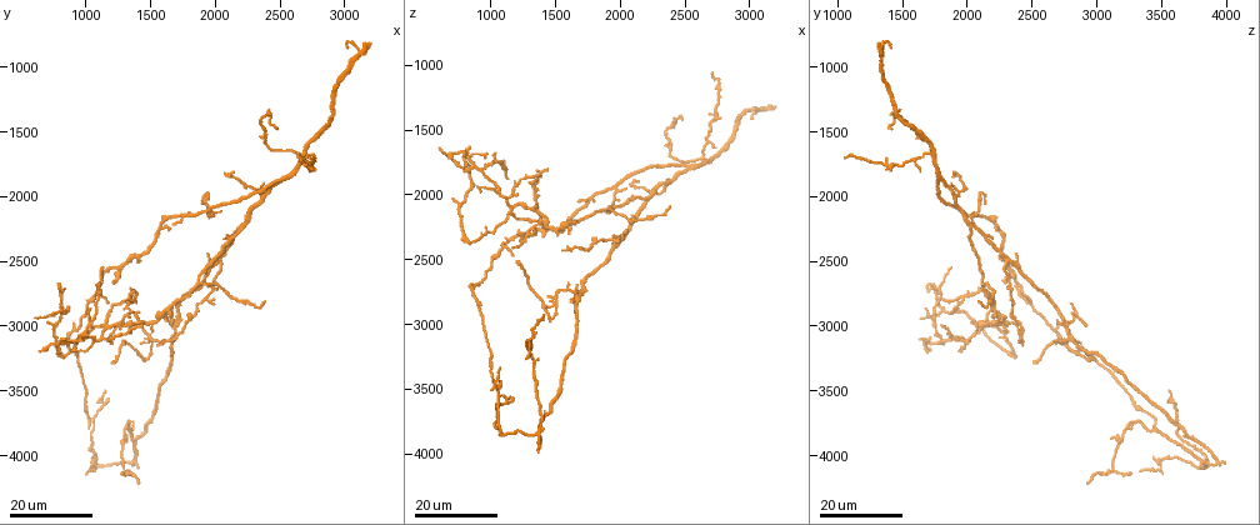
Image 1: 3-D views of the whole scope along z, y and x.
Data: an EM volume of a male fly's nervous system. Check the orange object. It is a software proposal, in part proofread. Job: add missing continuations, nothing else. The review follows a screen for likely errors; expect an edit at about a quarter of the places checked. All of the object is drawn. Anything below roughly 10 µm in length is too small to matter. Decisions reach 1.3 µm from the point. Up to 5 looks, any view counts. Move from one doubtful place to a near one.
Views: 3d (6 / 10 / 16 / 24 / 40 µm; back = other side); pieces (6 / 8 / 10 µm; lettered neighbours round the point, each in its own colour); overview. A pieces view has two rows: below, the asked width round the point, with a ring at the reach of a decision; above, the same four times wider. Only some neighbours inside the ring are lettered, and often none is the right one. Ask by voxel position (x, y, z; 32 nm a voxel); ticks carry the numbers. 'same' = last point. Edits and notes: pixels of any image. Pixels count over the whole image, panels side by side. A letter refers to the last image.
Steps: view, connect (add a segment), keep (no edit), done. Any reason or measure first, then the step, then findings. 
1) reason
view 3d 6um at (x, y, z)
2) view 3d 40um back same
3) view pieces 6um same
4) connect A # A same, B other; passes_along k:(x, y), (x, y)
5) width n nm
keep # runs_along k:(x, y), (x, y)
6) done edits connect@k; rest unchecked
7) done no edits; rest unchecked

branch stops here
view 3d 24um at (1440, 2980, 1800)

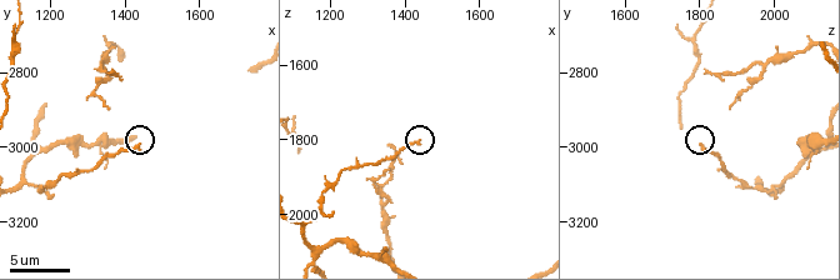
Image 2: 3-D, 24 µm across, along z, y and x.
view pieces 6um at (1440, 2990, 1810)

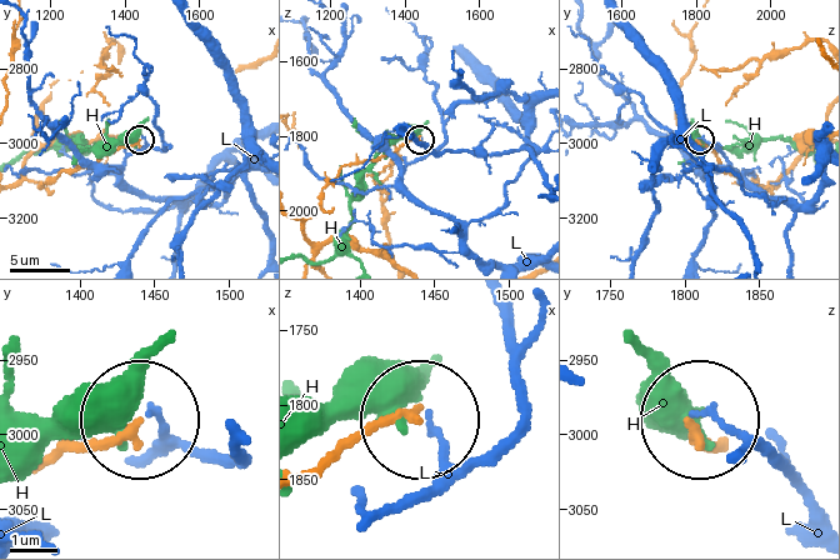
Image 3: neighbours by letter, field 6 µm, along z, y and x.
width 160 nm
keep # H other, L other; runs_along 3:(300, 474), (415, 418); none of them fits

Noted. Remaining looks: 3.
end of a long branch
view 3d 24um at (1220, 3300, 2520)

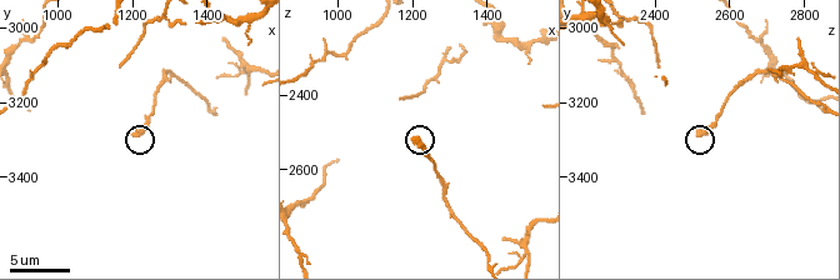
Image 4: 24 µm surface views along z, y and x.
view pieces 8um at (1210, 3280, 2520)

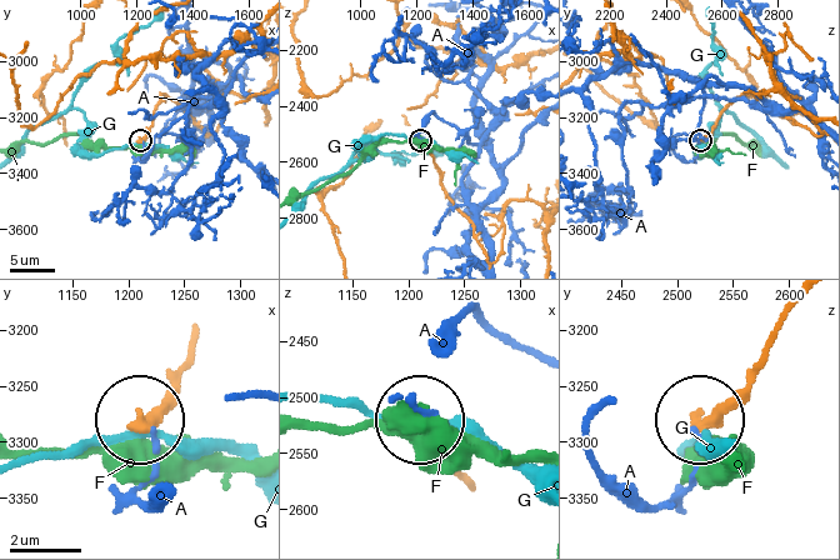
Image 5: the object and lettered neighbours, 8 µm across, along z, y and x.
width 330 nm
keep # A other, F other, G other; runs_along 5:(796, 303), (751, 384), (700, 420); none of them fits

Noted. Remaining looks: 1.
done no edits; rest unchecked

